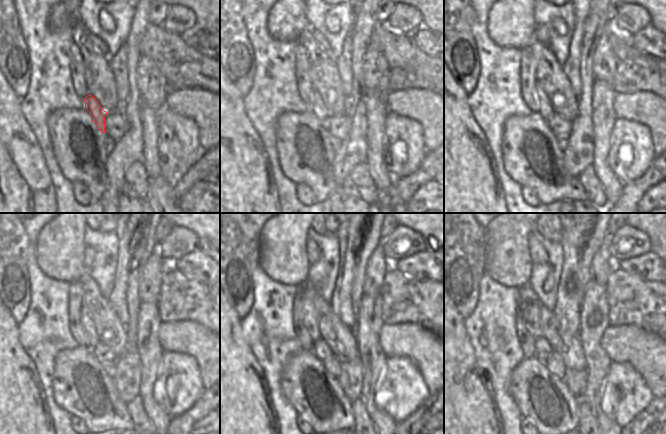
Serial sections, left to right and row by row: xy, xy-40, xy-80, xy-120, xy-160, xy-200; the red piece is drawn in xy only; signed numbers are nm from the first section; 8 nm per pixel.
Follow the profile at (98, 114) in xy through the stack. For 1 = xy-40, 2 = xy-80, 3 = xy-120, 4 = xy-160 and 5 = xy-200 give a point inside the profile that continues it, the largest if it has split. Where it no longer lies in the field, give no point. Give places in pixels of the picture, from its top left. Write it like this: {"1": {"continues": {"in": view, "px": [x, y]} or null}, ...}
{"1": {"continues": {"in": "xy-40", "px": [318, 107]}}, "2": {"continues": {"in": "xy-80", "px": [544, 109]}}, "3": {"continues": {"in": "xy-120", "px": [86, 320]}}, "4": {"continues": {"in": "xy-160", "px": [309, 319]}}, "5": {"continues": {"in": "xy-200", "px": [528, 302]}}}

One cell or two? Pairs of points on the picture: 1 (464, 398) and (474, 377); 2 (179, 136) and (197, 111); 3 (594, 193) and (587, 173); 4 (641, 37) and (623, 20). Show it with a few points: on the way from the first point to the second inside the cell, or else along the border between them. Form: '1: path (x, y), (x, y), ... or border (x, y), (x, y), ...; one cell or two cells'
1: path (464, 393), (464, 387), (469, 382); one cell
2: border (170, 109), (188, 116), (196, 124), (198, 141); two cells
3: path (591, 188), (587, 178); one cell
4: border (650, 24), (640, 28), (630, 36); two cells

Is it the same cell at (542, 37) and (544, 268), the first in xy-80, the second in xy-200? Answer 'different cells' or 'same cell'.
different cells

